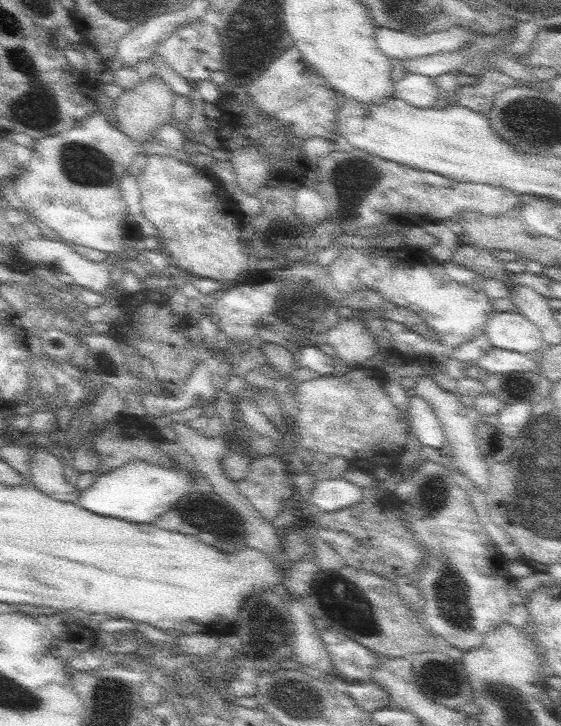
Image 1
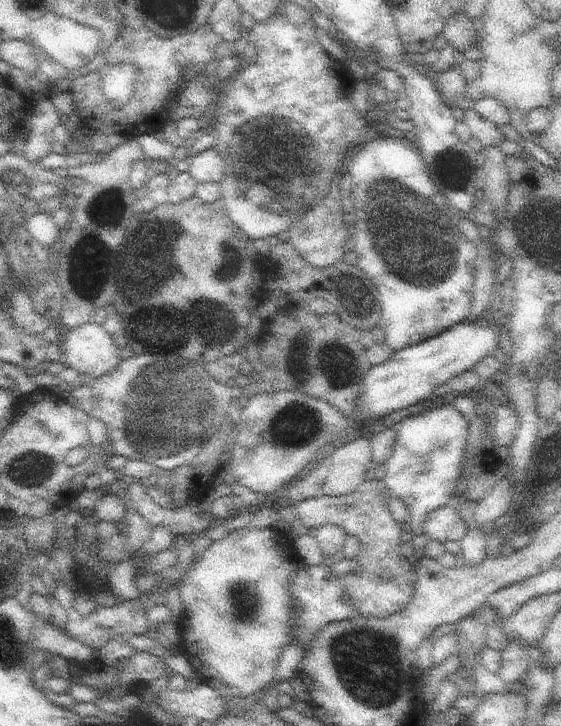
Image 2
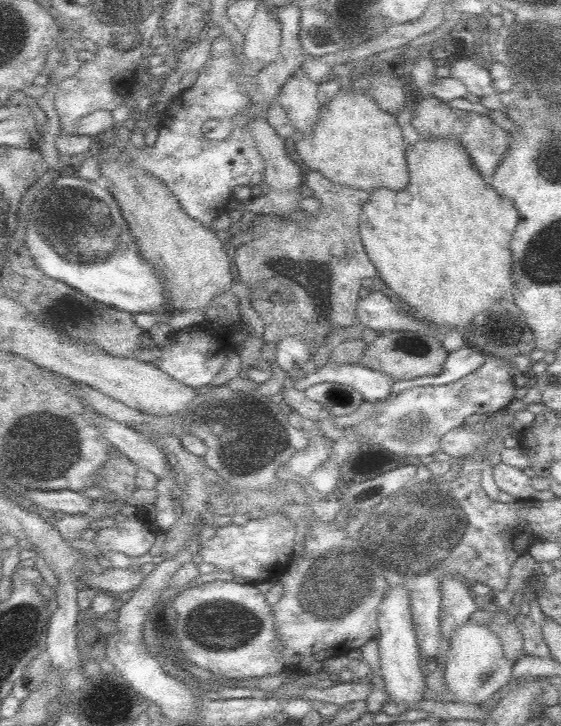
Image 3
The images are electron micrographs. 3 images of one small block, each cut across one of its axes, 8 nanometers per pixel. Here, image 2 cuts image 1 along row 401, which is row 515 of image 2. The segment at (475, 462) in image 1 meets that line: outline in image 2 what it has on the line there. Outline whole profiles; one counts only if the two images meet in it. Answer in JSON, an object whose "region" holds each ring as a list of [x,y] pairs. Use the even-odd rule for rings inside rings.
{"region":[[[453,504],[453,506],[437,508],[435,512],[427,514],[423,520],[423,530],[431,540],[445,544],[449,540],[459,542],[467,532],[467,524],[461,520],[457,506]]]}

